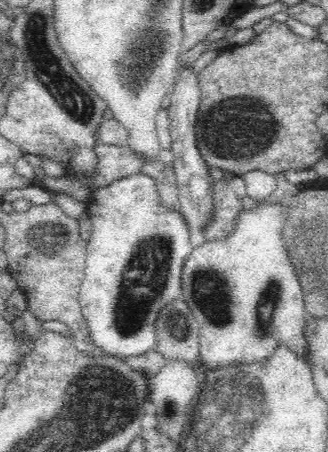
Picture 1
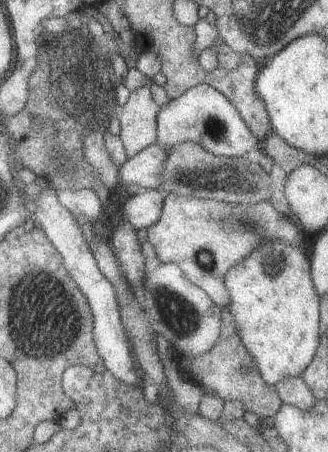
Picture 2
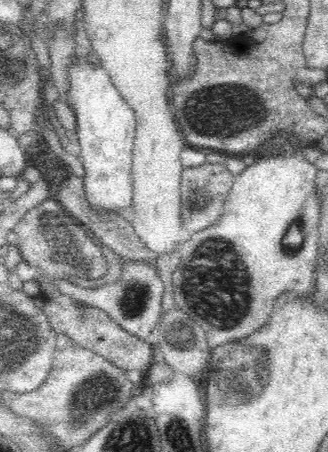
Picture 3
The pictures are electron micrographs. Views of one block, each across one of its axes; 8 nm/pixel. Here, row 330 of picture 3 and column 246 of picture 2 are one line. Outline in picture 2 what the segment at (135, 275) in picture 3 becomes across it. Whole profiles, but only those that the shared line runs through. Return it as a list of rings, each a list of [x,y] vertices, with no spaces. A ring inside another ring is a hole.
[[[207,84],[193,86],[183,96],[159,108],[157,144],[161,144],[163,148],[173,148],[183,142],[195,142],[203,150],[221,158],[241,158],[259,144],[259,140],[253,138],[233,104],[221,92],[213,90]]]

